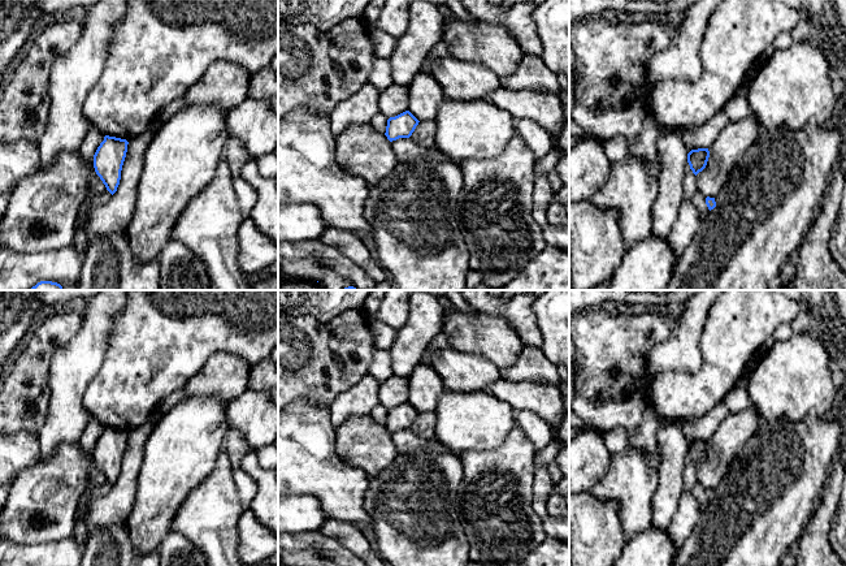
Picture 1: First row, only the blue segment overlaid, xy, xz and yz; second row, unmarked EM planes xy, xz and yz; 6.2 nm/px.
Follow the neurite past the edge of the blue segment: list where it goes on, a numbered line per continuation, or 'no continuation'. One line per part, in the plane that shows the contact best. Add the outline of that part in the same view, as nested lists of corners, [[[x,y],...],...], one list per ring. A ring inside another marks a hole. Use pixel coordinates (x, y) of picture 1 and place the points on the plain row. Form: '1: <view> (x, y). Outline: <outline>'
no continuation

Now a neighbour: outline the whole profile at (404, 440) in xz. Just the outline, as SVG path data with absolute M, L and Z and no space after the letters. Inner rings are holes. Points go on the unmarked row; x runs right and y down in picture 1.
M399 429L391 433L392 442L398 450L398 453L411 453L418 449L426 449L433 451L446 451L452 453L457 458L460 458L461 451L452 451L447 449L442 442L433 438L424 438L409 429Z

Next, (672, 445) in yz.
M663 422L656 433L659 484L651 501L651 526L665 528L677 509L684 489L687 440L680 425Z

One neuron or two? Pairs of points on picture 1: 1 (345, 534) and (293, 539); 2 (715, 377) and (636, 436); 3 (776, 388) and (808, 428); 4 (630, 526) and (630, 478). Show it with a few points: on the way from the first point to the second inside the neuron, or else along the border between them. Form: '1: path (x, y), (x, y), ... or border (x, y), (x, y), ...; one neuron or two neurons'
1: border (319, 531), (335, 539), (352, 552); two neurons
2: border (647, 406), (663, 420); two neurons
3: border (825, 415), (807, 415), (799, 420), (771, 420); two neurons
4: path (630, 514), (630, 489); one neuron

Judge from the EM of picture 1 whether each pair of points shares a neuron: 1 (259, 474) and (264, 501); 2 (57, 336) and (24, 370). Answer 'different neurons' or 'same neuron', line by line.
1: same neuron
2: same neuron

